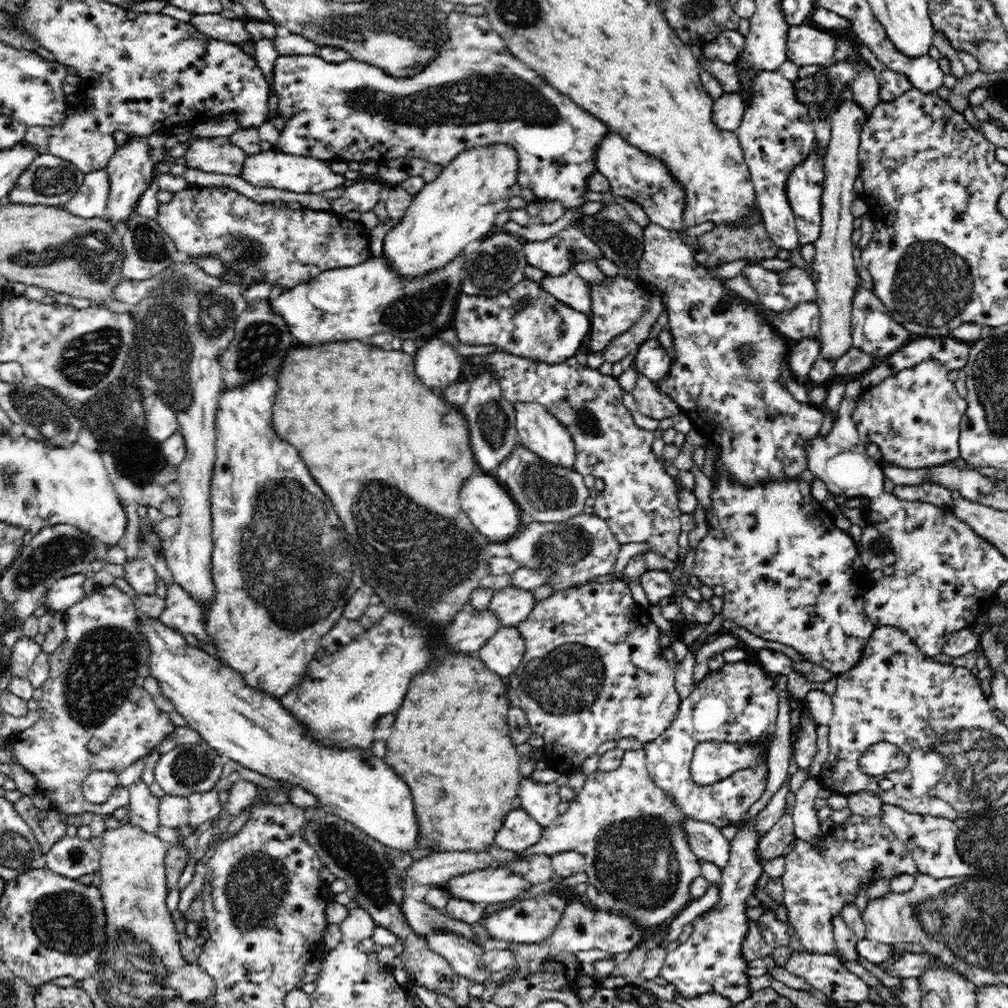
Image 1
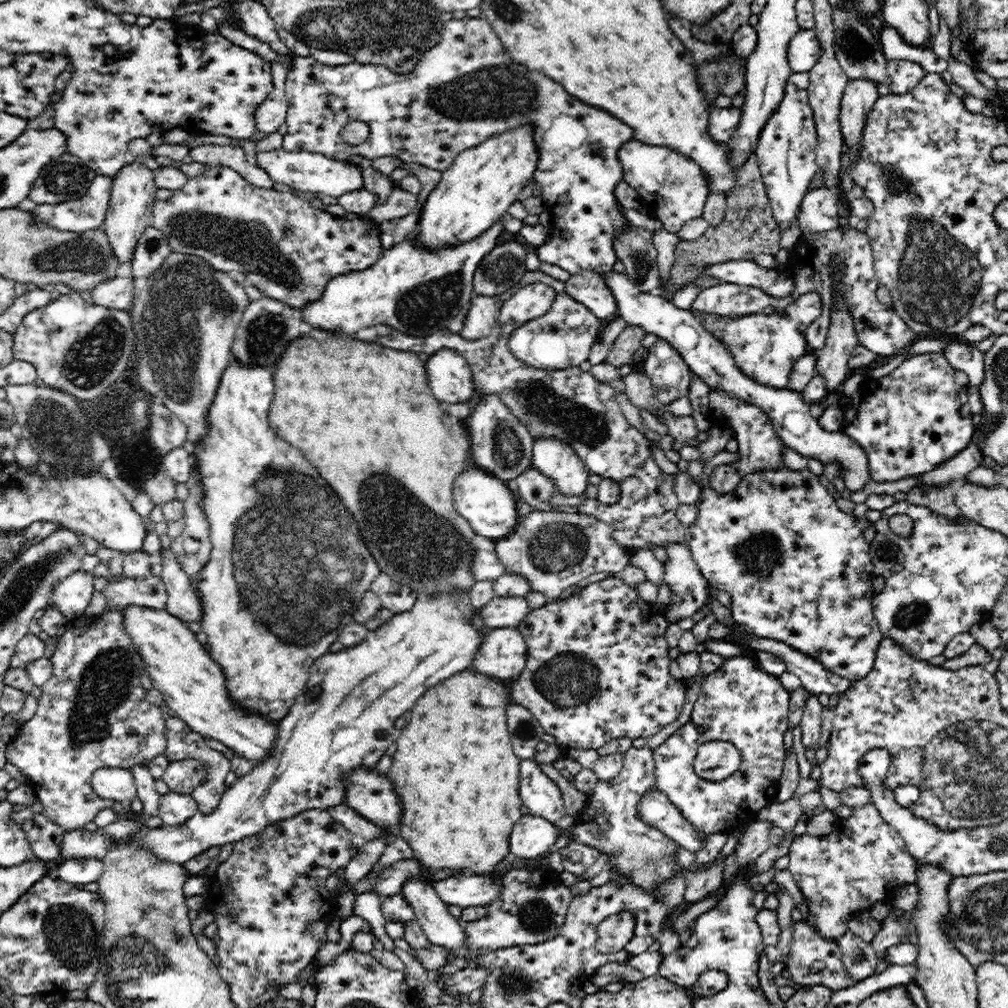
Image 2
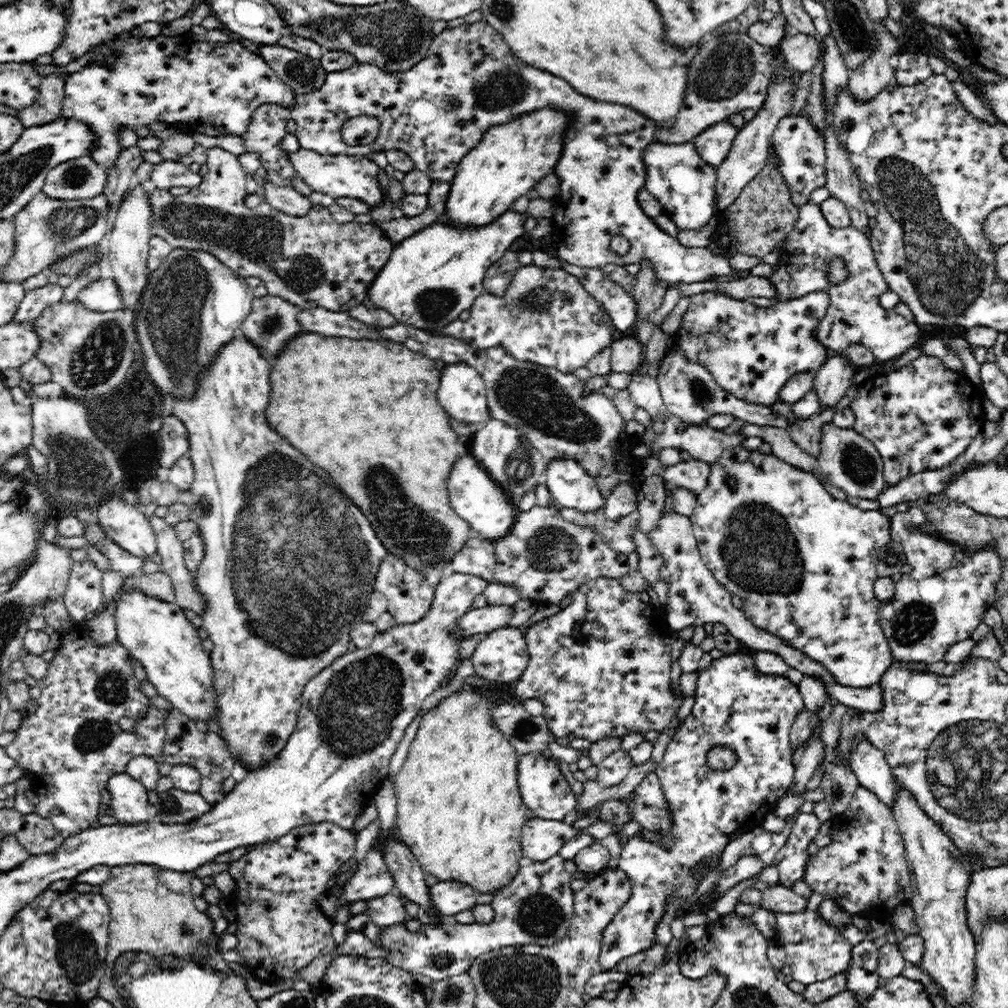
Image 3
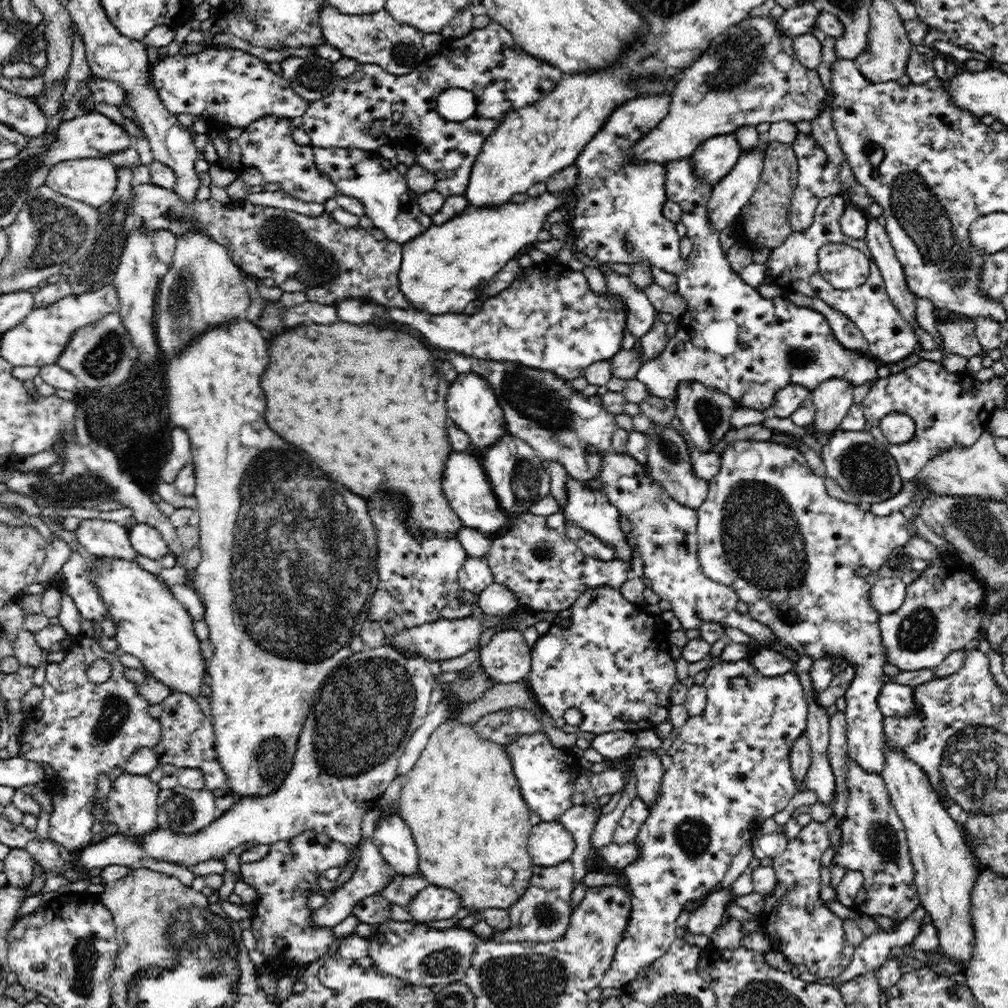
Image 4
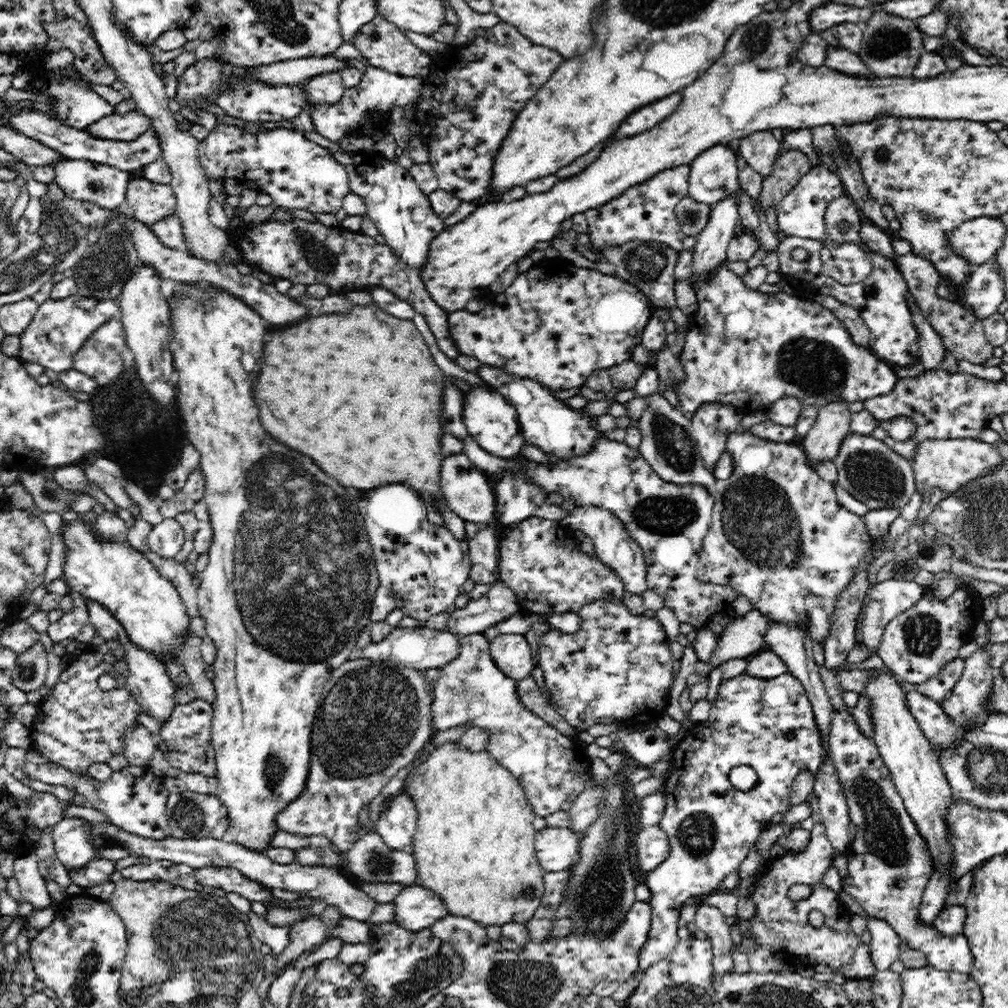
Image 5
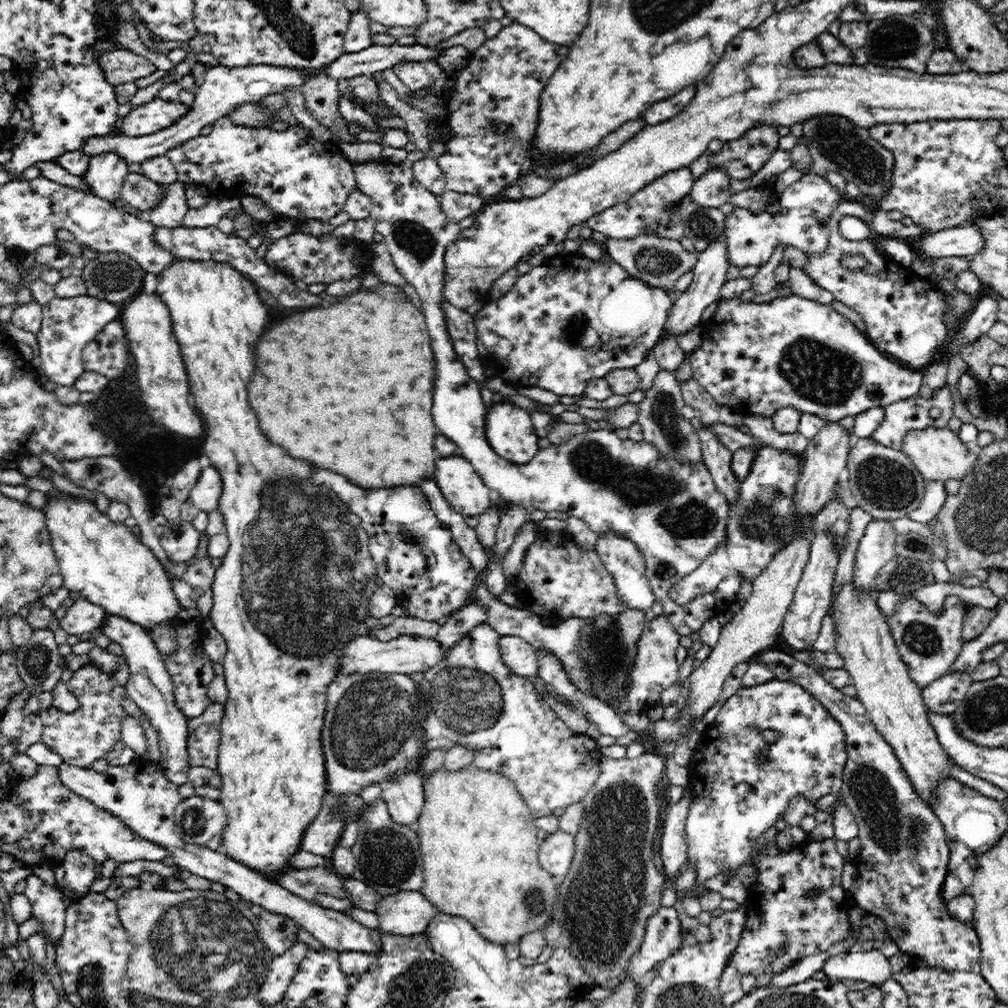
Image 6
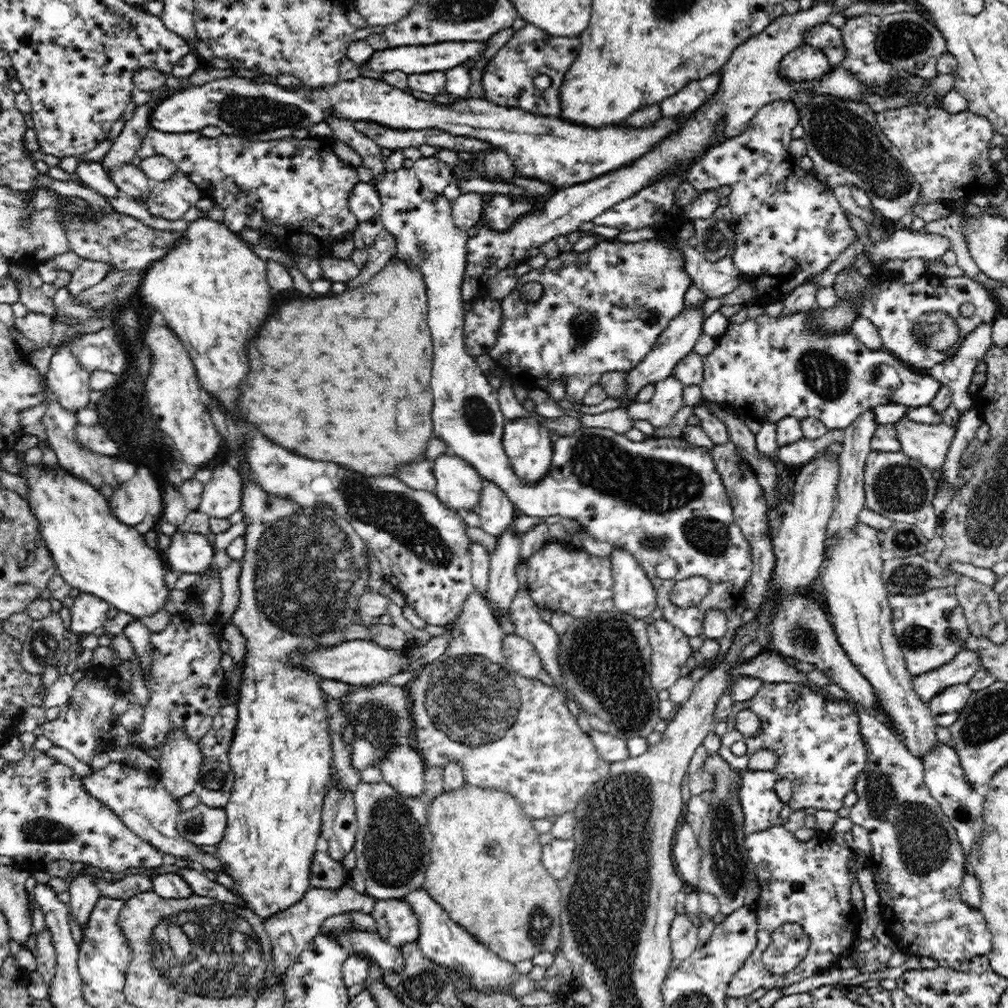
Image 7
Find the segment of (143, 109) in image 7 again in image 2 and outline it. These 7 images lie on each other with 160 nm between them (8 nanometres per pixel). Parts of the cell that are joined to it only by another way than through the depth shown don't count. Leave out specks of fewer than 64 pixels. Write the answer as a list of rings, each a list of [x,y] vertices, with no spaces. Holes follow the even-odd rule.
[[[70,152],[55,158],[34,182],[31,196],[38,204],[61,204],[85,196],[97,174]]]

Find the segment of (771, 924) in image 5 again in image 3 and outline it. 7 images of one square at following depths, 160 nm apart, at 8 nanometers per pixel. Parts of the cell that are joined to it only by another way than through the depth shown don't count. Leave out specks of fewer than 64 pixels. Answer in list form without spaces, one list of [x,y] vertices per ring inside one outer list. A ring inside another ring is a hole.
[[[814,813],[799,815],[784,846],[773,860],[773,866],[779,872],[780,884],[788,889],[797,880],[806,878],[806,866],[811,856],[808,844],[814,842],[819,830],[823,828]],[[818,910],[784,914],[774,913],[776,936],[787,954],[787,964],[792,969],[792,978],[804,985],[820,982],[844,972],[851,962],[853,945],[838,930],[824,920]]]

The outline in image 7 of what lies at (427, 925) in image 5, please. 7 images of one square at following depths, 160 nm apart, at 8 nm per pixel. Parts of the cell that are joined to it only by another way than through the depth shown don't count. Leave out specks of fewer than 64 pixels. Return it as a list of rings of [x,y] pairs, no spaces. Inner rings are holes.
[[[376,899],[371,916],[376,921],[377,932],[392,946],[400,948],[420,937],[420,921],[406,900]]]

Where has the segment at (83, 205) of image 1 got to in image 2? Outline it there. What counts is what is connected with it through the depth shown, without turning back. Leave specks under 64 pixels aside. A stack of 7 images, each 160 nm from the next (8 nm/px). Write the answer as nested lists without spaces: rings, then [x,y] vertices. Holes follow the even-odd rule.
[[[98,174],[88,190],[88,206],[69,203],[38,204],[32,213],[36,223],[46,223],[58,230],[84,232],[100,229],[105,232],[104,220],[112,193],[112,177]]]

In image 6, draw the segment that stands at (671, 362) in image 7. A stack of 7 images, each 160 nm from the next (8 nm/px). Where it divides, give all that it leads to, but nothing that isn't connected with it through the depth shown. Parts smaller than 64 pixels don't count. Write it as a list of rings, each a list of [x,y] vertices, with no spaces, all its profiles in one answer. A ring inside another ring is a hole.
[[[722,234],[718,238],[712,239],[702,252],[697,253],[697,261],[692,270],[692,282],[683,293],[678,293],[676,296],[665,322],[662,332],[663,338],[675,338],[676,340],[676,337],[679,336],[676,334],[686,332],[698,324],[703,324],[700,320],[702,311],[712,302],[717,302],[720,299],[720,288],[726,282],[728,267],[731,265],[728,260],[724,238],[725,235]]]

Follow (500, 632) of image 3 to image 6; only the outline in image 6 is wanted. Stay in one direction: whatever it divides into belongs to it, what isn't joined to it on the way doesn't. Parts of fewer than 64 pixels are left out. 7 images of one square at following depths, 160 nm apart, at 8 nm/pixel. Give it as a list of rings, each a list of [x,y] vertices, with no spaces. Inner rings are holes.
[[[504,636],[499,640],[504,664],[520,677],[534,678],[539,675],[537,650],[523,638]]]

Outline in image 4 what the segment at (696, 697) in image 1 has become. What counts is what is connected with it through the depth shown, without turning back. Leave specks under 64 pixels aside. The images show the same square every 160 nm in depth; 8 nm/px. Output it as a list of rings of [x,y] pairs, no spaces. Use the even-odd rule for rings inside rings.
[[[718,659],[709,665],[707,671],[708,676],[706,676],[703,684],[707,696],[706,708],[704,708],[700,716],[688,717],[688,720],[684,722],[684,726],[680,728],[680,732],[678,732],[676,738],[673,738],[672,744],[669,746],[666,754],[661,756],[663,777],[661,778],[658,800],[654,808],[650,811],[650,816],[646,818],[646,822],[642,824],[642,828],[640,828],[635,838],[635,843],[639,846],[639,857],[621,870],[621,875],[627,877],[631,888],[632,910],[630,922],[628,922],[628,930],[624,932],[624,940],[618,944],[614,962],[612,962],[610,970],[604,974],[599,982],[602,990],[604,988],[622,989],[624,985],[628,985],[629,982],[632,982],[632,980],[638,977],[644,968],[649,968],[654,960],[658,960],[667,953],[667,950],[671,948],[671,944],[677,939],[676,933],[674,933],[674,929],[677,927],[676,918],[678,918],[680,912],[684,910],[684,904],[716,890],[720,882],[722,882],[722,879],[726,876],[732,859],[740,852],[742,846],[748,842],[748,838],[752,836],[752,832],[760,830],[765,821],[771,821],[776,812],[782,812],[798,790],[796,782],[791,781],[790,750],[794,748],[794,744],[798,742],[798,738],[806,732],[809,712],[807,705],[808,699],[806,699],[806,694],[796,674],[790,672],[783,676],[766,677],[753,667],[750,659],[736,662],[726,662]]]

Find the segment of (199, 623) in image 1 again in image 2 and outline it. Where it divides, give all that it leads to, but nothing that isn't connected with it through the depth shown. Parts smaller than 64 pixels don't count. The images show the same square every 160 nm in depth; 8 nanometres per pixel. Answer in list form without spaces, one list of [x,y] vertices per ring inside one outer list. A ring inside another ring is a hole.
[[[172,548],[165,550],[159,561],[163,567],[161,580],[166,586],[168,597],[165,610],[184,620],[186,624],[200,622],[203,616],[201,599],[192,578],[180,569]]]

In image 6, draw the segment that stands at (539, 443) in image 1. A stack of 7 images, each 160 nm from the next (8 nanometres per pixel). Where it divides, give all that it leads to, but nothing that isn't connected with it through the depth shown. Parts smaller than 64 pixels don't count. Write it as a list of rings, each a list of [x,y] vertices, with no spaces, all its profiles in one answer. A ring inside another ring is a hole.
[[[608,532],[608,534],[600,533],[595,552],[603,560],[604,567],[613,577],[617,596],[620,597],[621,603],[630,610],[646,611],[656,604],[655,594],[652,591],[649,579],[646,575],[647,562],[641,551],[637,548],[637,544],[622,538],[620,533]]]

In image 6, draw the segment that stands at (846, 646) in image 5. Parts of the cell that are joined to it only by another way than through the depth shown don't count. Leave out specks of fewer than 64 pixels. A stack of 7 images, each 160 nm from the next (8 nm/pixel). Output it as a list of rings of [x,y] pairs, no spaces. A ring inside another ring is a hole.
[[[873,518],[867,524],[854,561],[857,588],[876,588],[880,568],[897,557],[896,538],[896,529],[891,520]]]

